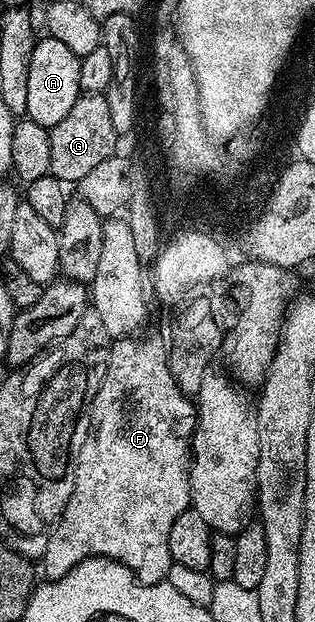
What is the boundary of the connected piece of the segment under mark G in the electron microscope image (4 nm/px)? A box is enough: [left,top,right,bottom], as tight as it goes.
[49,94,117,185]

